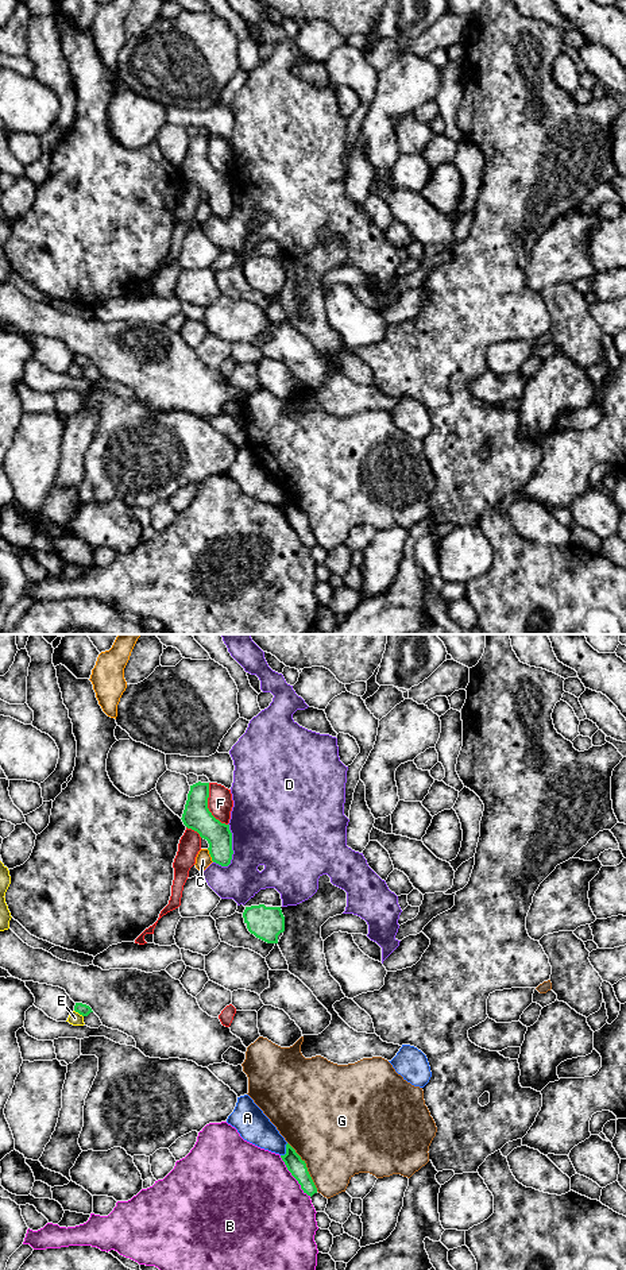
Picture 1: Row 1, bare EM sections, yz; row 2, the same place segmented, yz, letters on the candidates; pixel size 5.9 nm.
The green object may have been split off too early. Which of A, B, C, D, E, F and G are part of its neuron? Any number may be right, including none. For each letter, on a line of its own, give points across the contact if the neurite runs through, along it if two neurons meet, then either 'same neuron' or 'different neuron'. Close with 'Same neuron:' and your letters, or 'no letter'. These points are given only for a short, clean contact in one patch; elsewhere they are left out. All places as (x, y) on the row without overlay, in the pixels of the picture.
A: different neuron
B: different neuron
C: different neuron
D: different neuron
E: different neuron
F: different neuron
G: different neuron
Same neuron: no letter

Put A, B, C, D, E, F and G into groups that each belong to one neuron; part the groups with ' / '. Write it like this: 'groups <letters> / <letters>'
groups A / B / C / D / E / F / G

